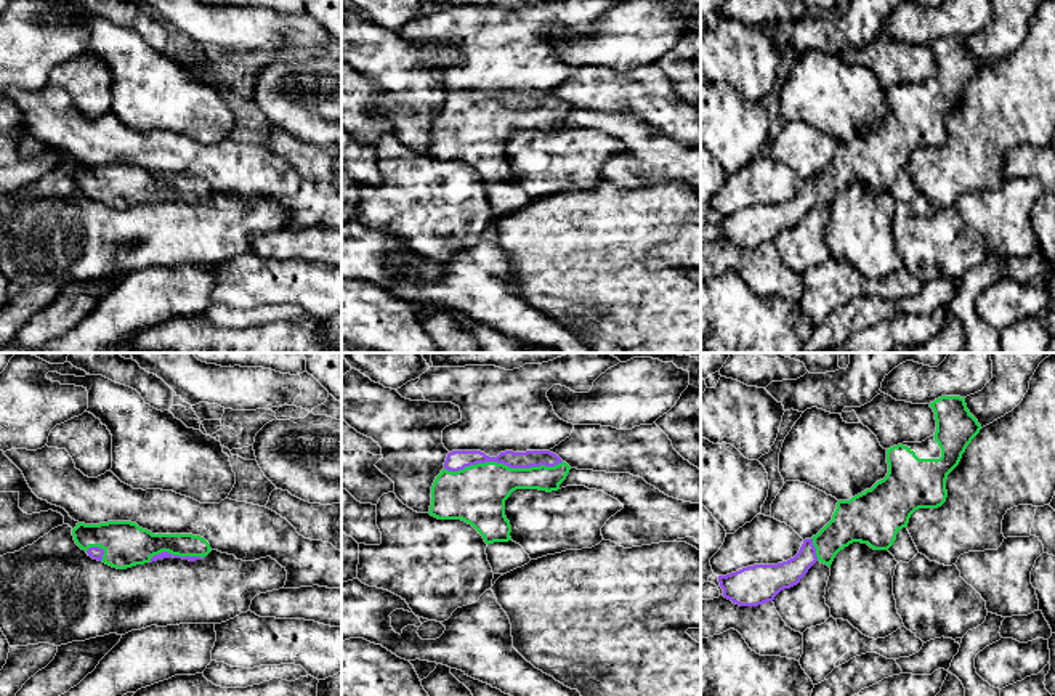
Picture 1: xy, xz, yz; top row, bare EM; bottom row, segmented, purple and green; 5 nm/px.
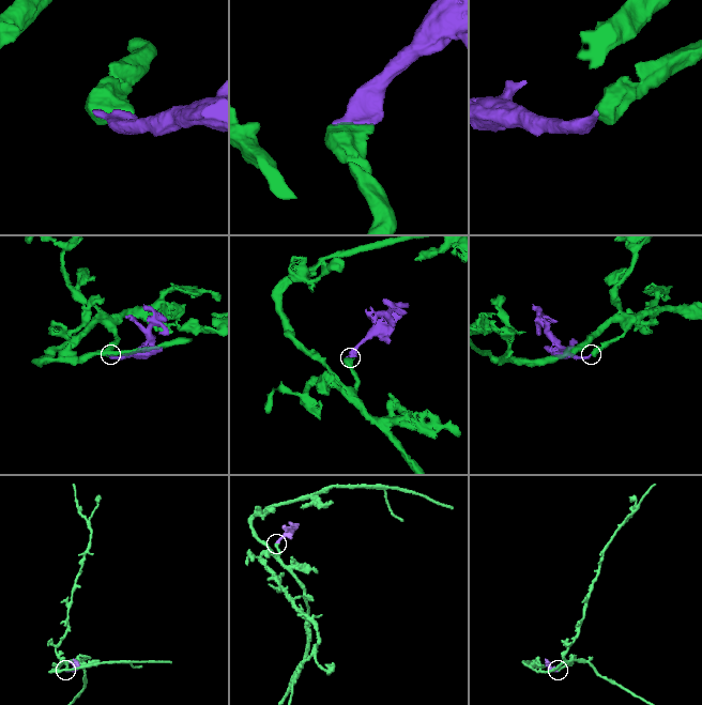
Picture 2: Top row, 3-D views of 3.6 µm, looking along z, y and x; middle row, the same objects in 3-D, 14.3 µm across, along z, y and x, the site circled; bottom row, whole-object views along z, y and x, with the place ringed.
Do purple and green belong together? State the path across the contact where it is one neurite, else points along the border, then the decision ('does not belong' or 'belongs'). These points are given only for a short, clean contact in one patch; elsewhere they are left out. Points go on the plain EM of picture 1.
belongs

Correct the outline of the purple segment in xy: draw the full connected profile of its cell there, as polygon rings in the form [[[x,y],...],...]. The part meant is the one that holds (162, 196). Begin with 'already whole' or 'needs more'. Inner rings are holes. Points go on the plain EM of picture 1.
needs more; [[[131,162],[77,164],[72,176],[88,197],[117,210],[170,197],[196,202],[212,192],[210,184],[200,176],[152,175]]]

